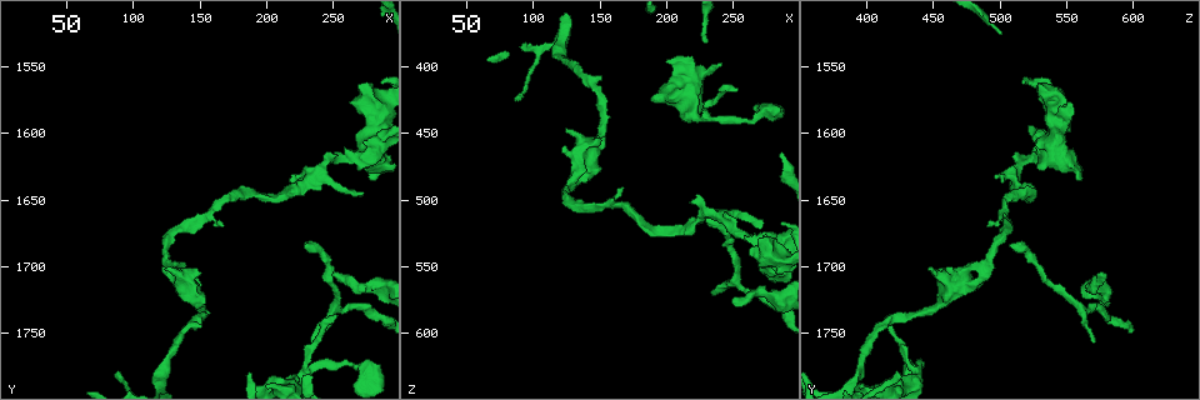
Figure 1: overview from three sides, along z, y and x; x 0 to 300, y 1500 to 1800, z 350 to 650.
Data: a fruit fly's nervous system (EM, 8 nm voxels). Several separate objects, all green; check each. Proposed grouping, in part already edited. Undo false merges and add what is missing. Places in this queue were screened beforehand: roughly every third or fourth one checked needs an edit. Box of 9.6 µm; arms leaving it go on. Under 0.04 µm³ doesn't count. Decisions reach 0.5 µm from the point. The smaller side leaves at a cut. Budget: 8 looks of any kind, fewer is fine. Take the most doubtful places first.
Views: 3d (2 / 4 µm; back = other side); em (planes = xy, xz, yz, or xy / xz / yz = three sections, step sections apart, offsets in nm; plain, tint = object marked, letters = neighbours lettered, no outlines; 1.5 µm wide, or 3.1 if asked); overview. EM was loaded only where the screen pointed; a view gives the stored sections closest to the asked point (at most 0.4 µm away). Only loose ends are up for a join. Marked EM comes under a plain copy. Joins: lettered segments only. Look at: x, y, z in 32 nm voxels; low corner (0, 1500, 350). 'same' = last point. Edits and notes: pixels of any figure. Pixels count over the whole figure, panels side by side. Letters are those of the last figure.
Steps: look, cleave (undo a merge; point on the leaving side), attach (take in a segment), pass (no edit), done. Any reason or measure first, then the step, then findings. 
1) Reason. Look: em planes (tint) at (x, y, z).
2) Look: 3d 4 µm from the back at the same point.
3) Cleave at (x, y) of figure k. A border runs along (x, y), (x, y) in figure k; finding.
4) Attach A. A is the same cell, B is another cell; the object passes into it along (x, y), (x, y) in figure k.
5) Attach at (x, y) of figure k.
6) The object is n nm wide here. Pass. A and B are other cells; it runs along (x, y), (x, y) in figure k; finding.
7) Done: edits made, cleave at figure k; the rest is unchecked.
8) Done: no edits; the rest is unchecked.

Free end. Look: 3d 4 µm at (250, 1704, 576).

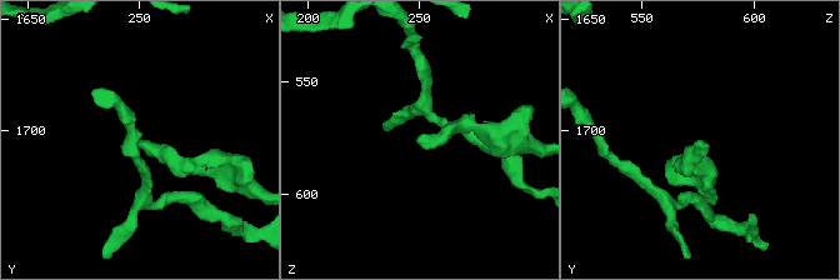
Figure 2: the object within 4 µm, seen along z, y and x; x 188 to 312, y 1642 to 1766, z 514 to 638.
Now the EM. Look: em yz step 8 (tint) at (249, 1705, 576).

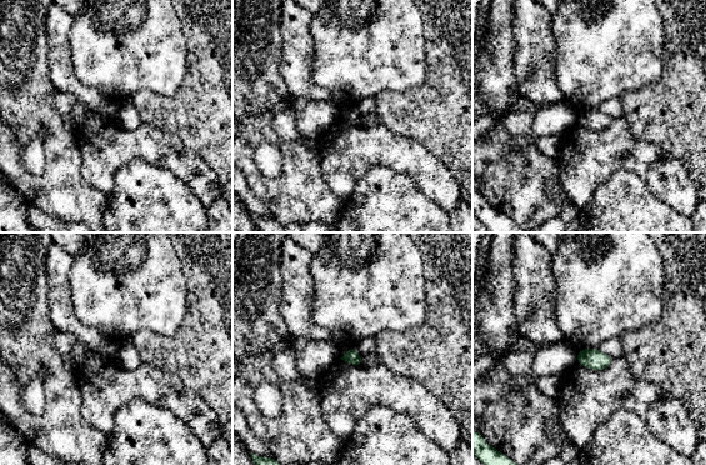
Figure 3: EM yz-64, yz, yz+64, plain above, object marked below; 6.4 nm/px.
Look: em xz step 8 (letters) at the same point.

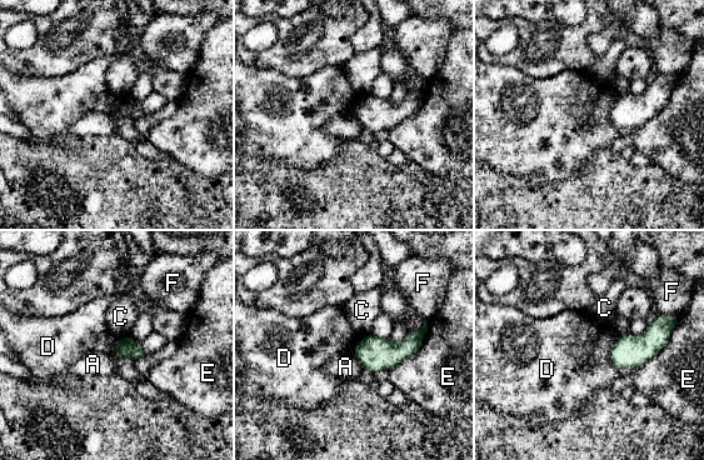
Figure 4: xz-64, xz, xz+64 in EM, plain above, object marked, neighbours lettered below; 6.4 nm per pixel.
Pass. A, C, D, E and F are other cells; a border runs along (121, 338), (111, 353) in figure 4; none of them fits.

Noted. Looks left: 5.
Look: em xy step 4 (letters) at (236, 1758, 570).

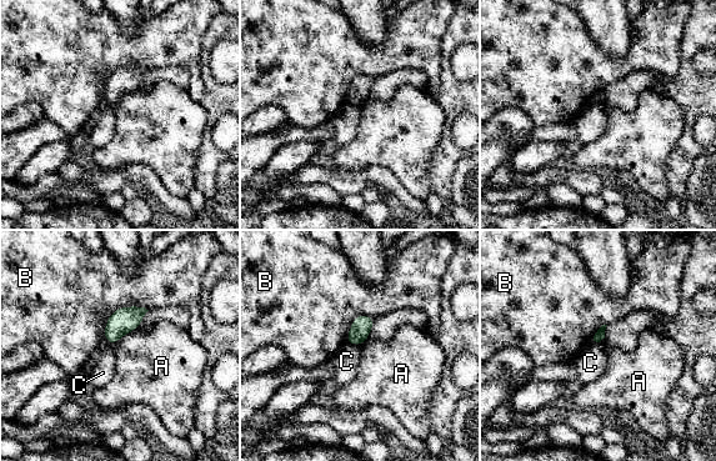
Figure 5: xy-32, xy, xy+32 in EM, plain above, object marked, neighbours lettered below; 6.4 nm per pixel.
The longest contact is with B, 340 nm. Pass. A, B and C are other cells; none of them fits.

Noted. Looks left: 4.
Touches itself. Look: 3d 4 µm at (146, 1716, 484).

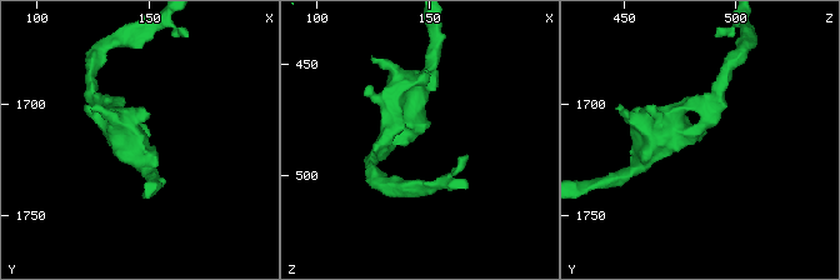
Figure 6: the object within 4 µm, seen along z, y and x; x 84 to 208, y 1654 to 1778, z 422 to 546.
Look: em xy step 8 (tint) at (143, 1715, 483).

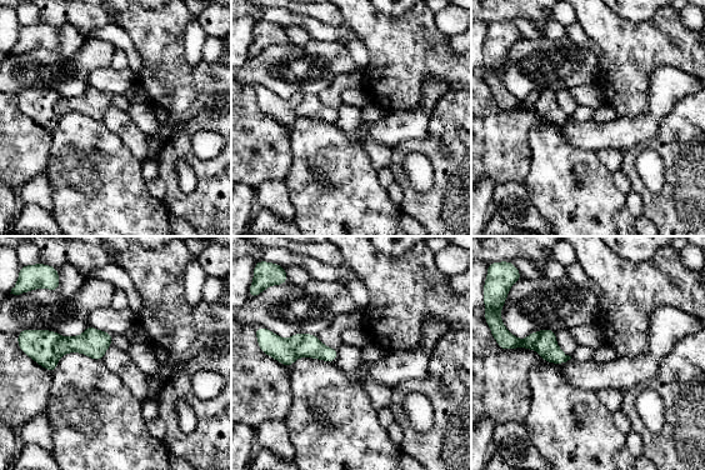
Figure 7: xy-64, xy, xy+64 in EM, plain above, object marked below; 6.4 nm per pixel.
Cut it another way. Look: em planes (letters) at the same point.

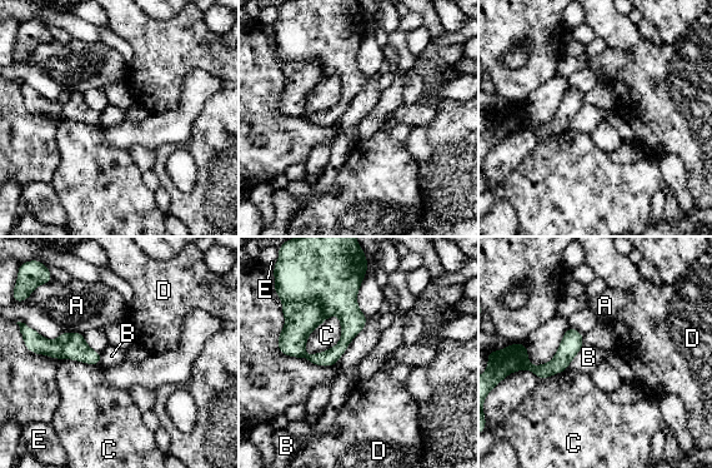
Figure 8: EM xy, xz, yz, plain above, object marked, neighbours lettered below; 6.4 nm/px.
Pass. A, B, C, D and E are other cells; it runs along (24, 330), (98, 361) in figure 8; one cell here.

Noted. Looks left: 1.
Done: no edits; the rest is unchecked.

